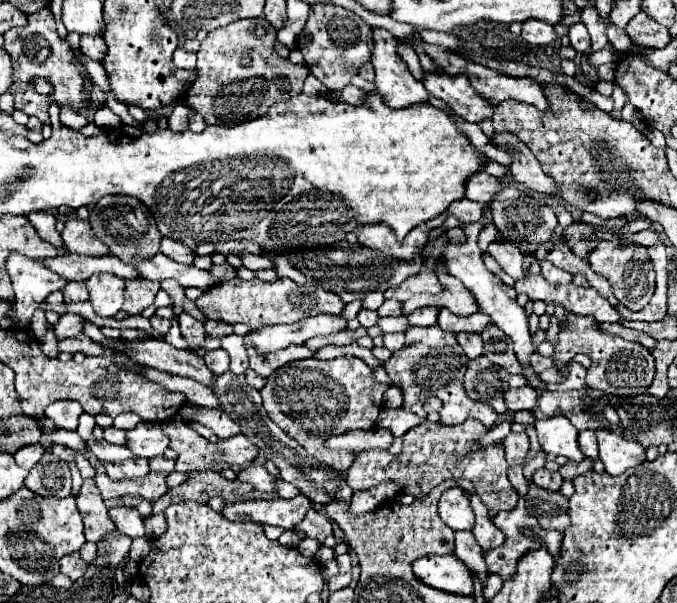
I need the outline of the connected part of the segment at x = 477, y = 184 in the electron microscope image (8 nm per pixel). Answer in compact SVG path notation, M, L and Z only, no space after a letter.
M478 172L478 174L474 174L474 176L468 178L468 182L466 182L466 194L464 196L470 198L470 200L478 200L478 202L486 204L486 202L492 200L492 194L498 192L500 188L502 186L498 184L498 180L494 176L490 176L486 172Z

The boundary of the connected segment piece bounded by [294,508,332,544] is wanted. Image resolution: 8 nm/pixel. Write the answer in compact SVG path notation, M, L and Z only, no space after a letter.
M310 508L306 518L298 526L294 526L294 532L300 532L300 530L304 530L310 538L314 538L314 540L318 540L322 544L326 536L332 534L332 522L326 515Z

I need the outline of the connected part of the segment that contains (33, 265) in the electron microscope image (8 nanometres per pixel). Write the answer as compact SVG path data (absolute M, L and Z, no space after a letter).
M10 254L8 274L16 292L14 318L20 324L30 324L34 310L54 290L62 290L66 280L56 272L48 270L42 262L30 260L22 254Z

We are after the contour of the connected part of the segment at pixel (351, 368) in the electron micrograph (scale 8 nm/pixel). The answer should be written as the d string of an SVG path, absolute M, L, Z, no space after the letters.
M340 356L334 360L306 358L288 362L266 378L266 386L260 390L260 394L274 424L278 424L290 438L304 446L312 458L332 466L334 470L342 470L352 464L356 452L326 450L324 440L340 432L374 428L386 390L386 384L378 384L372 378L372 372L362 358Z

